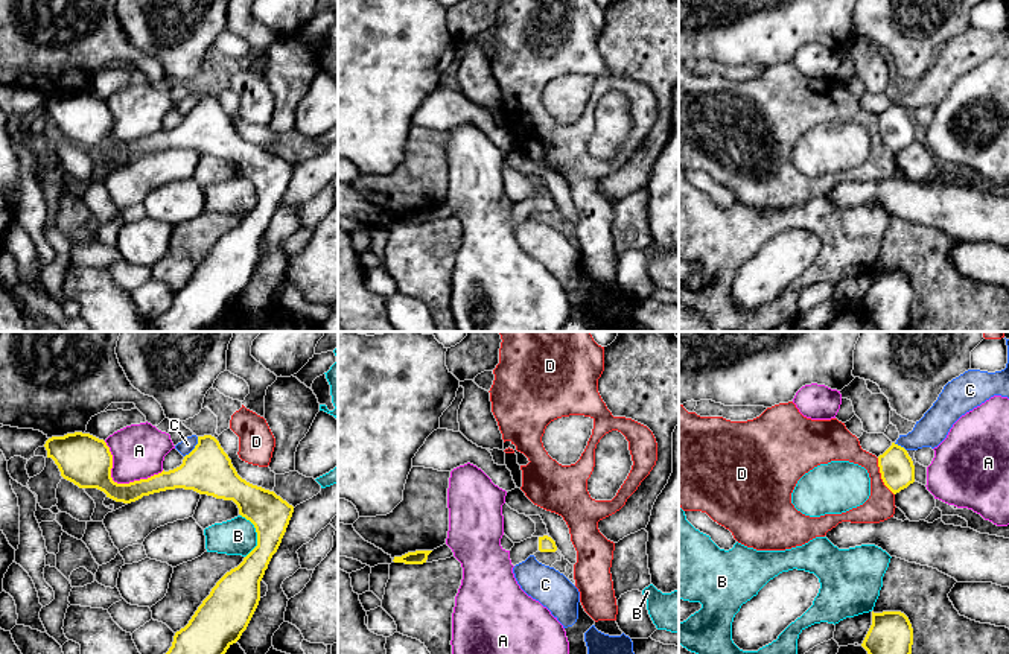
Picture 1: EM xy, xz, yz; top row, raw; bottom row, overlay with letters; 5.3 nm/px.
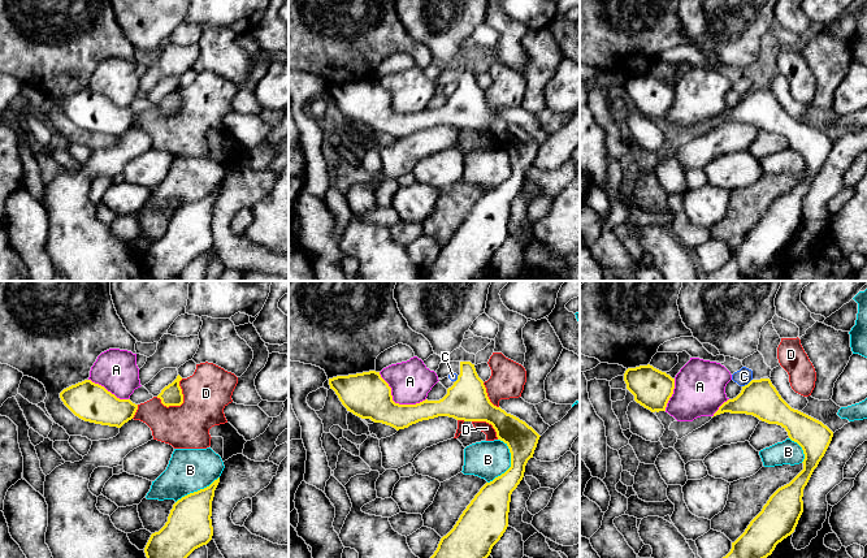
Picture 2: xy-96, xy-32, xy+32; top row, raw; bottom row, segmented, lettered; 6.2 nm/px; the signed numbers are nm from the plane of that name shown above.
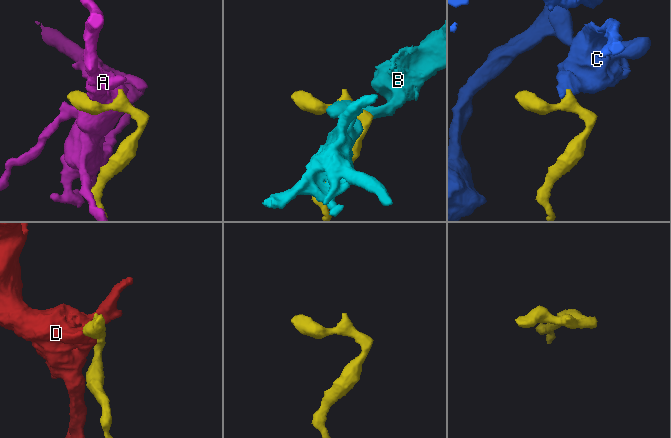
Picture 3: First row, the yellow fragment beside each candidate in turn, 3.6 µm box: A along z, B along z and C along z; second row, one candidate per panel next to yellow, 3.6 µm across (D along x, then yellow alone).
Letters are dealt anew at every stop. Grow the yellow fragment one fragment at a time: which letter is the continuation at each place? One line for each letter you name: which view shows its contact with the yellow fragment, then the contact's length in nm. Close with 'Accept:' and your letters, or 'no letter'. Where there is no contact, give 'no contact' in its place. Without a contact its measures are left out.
Accept: no letter

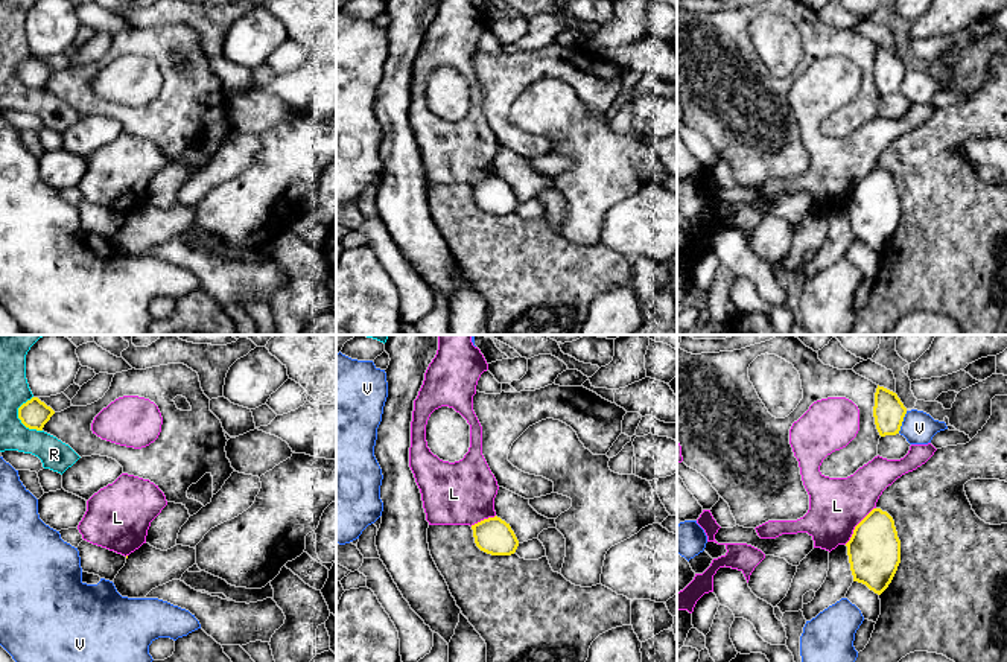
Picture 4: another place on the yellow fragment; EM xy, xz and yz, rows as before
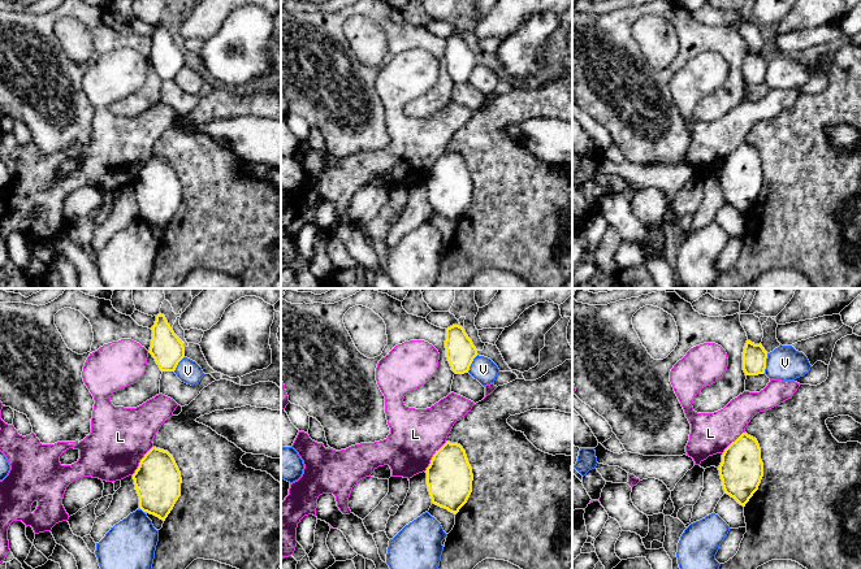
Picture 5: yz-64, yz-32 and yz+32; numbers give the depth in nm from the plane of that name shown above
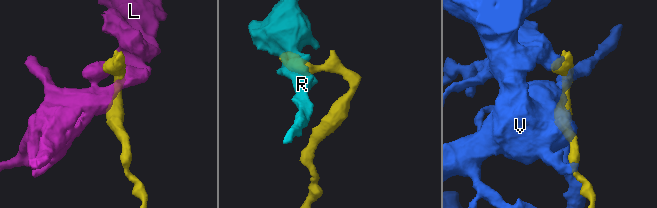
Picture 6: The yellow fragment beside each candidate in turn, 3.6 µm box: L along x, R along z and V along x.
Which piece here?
Accept: no letter

